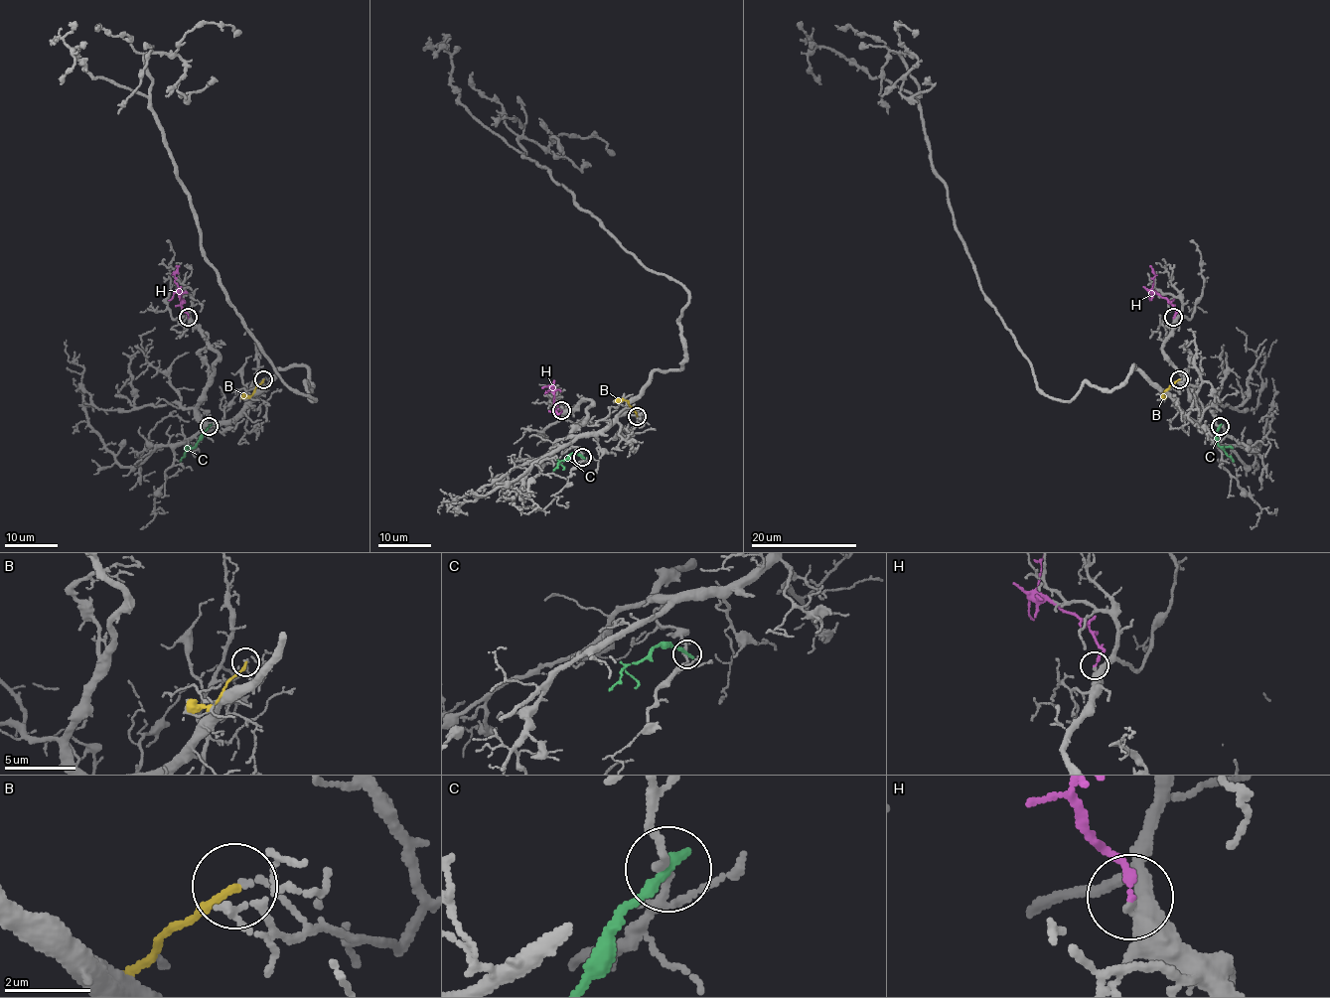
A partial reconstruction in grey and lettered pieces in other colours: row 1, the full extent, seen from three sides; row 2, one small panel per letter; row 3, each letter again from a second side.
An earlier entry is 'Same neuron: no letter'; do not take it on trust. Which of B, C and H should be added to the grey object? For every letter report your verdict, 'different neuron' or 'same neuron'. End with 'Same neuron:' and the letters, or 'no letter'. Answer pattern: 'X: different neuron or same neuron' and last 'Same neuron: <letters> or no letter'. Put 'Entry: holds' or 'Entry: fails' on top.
Entry: holds
B: different neuron
C: different neuron
H: different neuron
Same neuron: no letter

